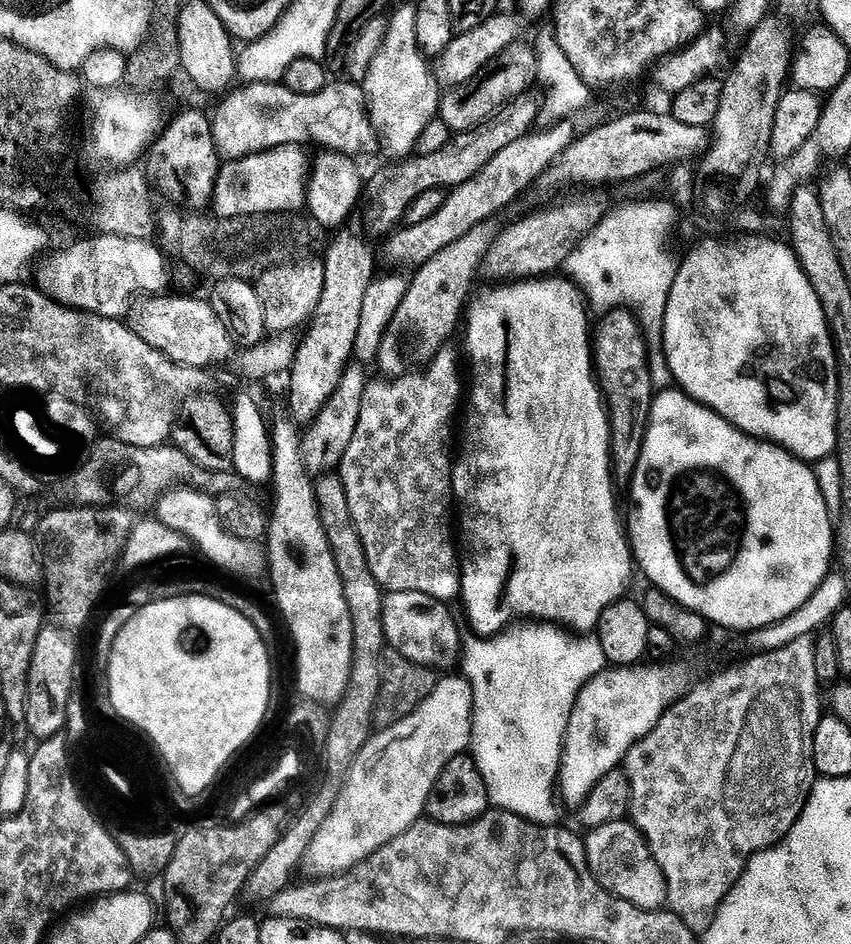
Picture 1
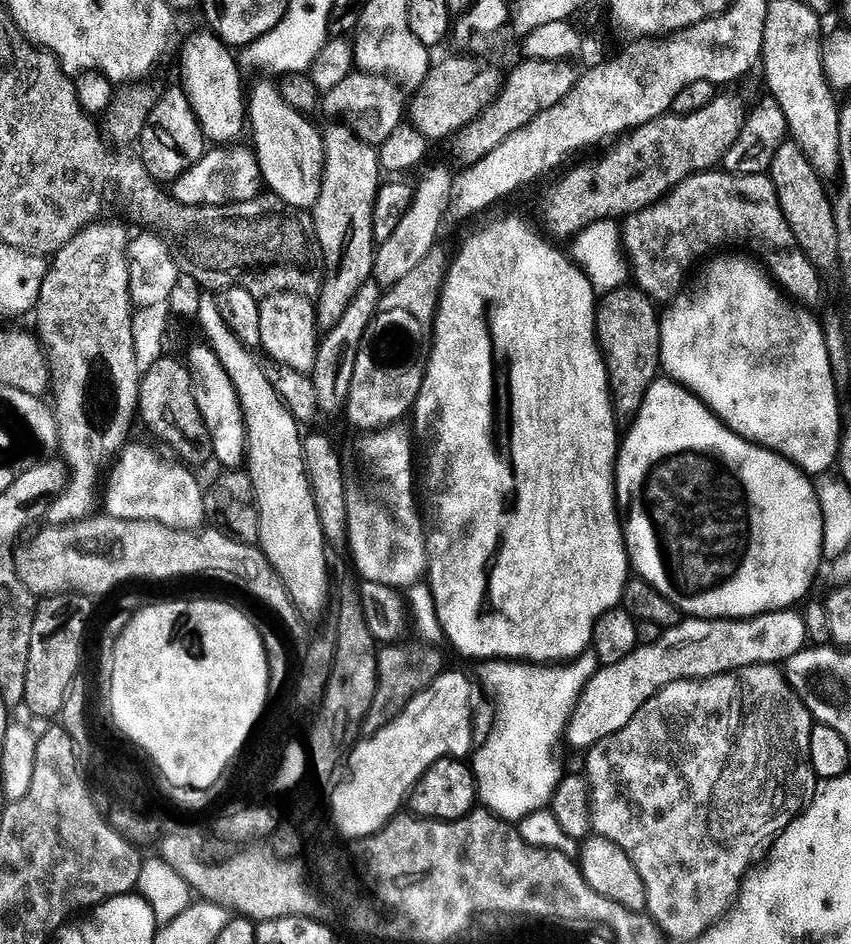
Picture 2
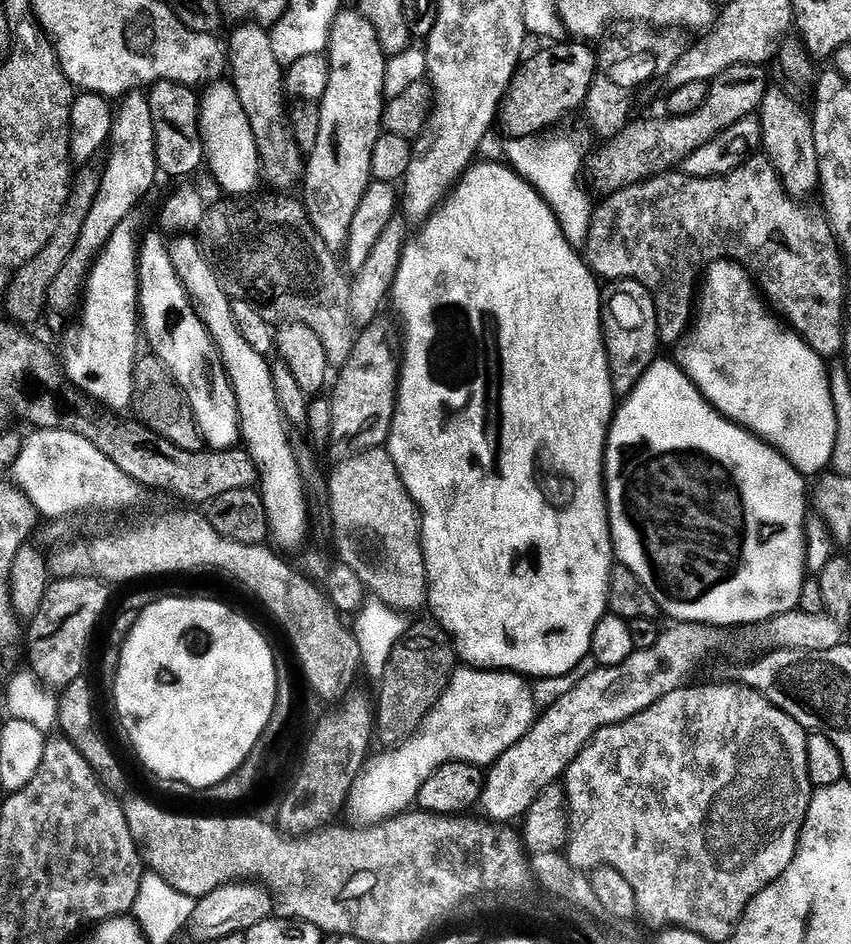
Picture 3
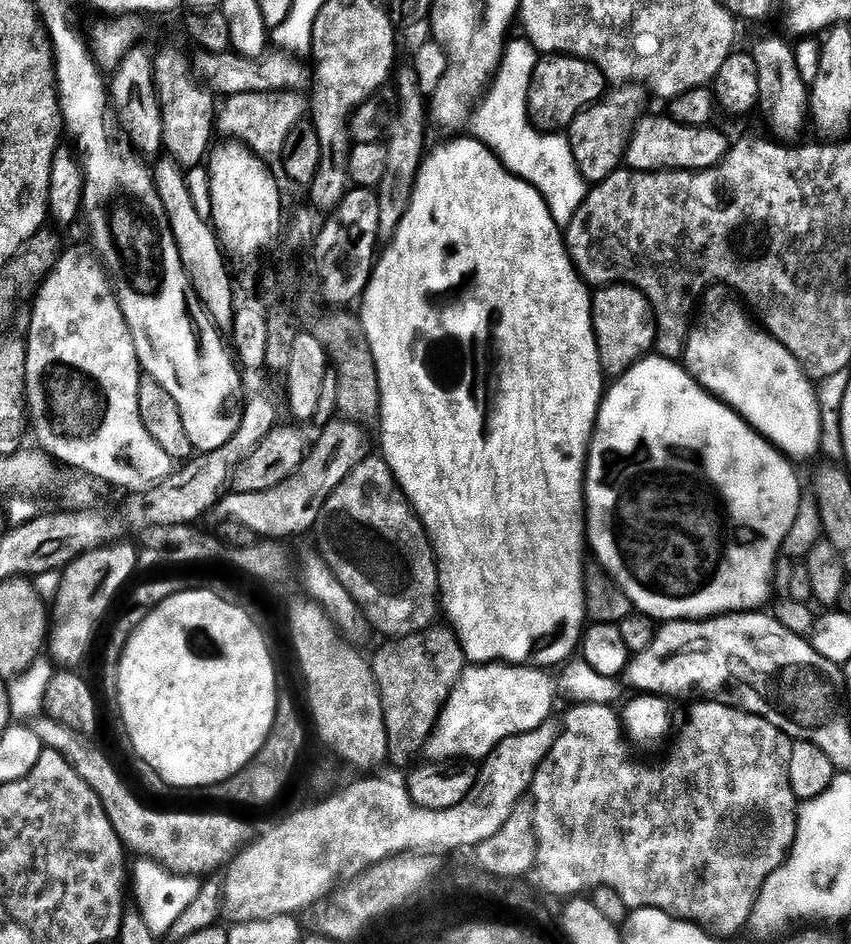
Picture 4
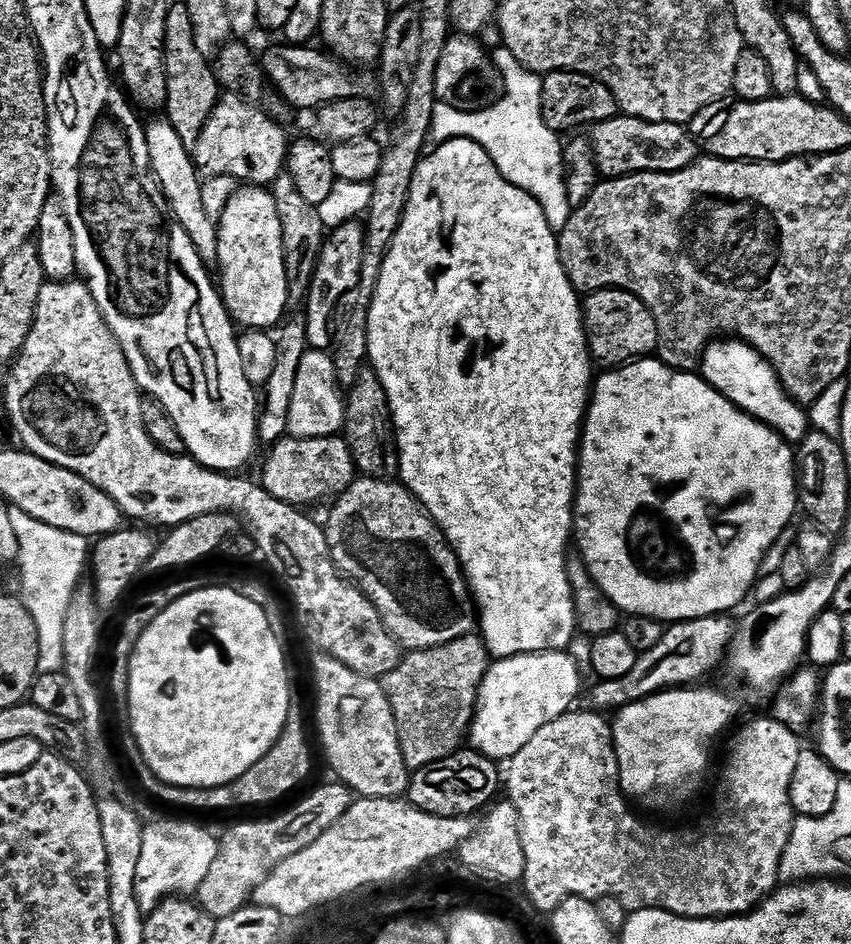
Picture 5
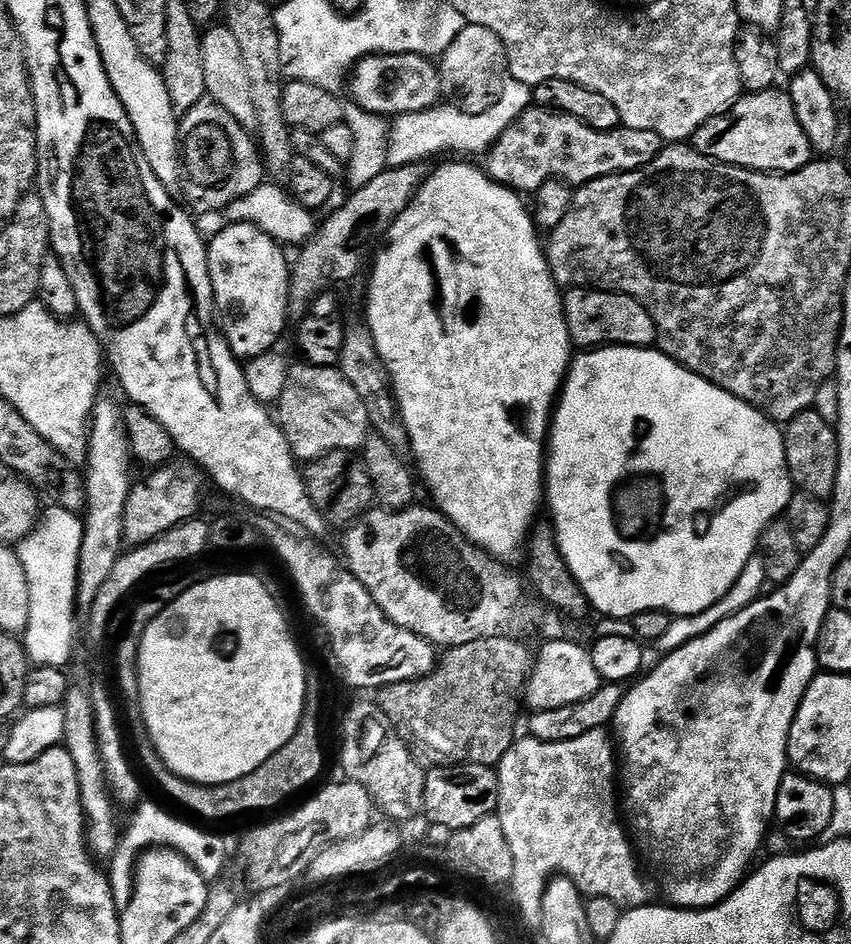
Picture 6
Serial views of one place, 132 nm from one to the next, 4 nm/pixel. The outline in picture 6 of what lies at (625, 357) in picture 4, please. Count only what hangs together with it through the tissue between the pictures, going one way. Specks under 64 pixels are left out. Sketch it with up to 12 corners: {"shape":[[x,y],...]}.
{"shape":[[570,288],[577,349],[650,348],[654,318],[633,296]]}

